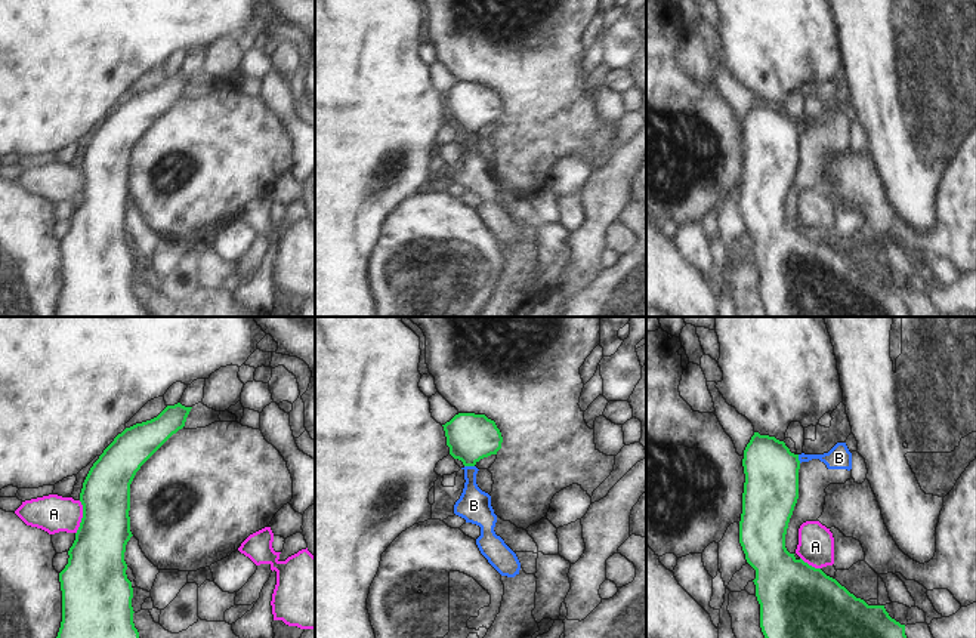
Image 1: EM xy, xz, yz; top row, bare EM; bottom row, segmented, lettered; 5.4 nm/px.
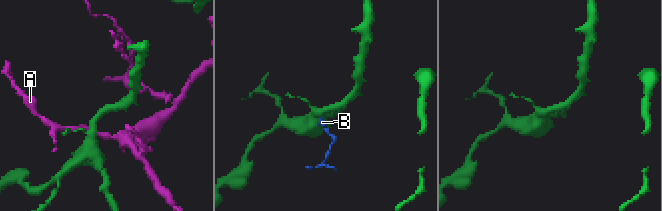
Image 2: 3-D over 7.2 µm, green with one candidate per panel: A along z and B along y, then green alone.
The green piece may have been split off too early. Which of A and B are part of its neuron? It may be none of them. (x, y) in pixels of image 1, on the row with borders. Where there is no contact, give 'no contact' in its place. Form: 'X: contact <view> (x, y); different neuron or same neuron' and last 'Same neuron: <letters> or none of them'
A: contact xy (83, 517); different neuron
B: contact xz (469, 465); different neuron
Same neuron: none of them

